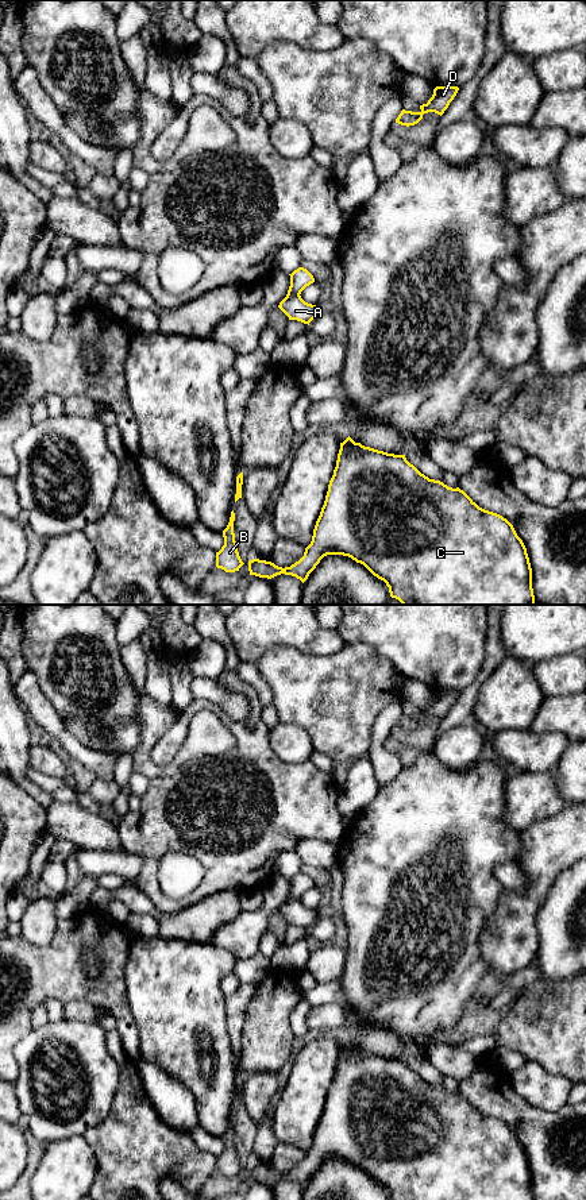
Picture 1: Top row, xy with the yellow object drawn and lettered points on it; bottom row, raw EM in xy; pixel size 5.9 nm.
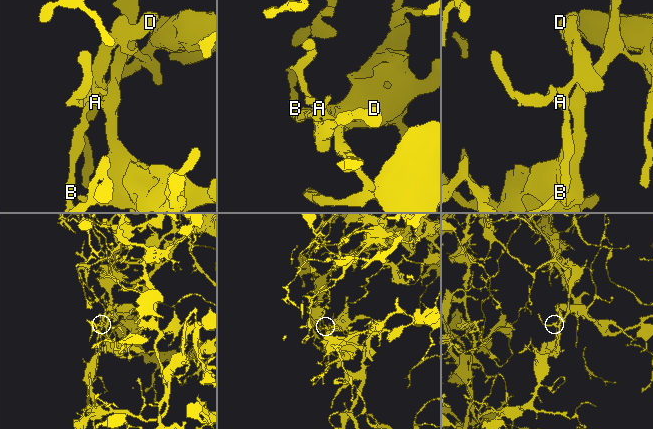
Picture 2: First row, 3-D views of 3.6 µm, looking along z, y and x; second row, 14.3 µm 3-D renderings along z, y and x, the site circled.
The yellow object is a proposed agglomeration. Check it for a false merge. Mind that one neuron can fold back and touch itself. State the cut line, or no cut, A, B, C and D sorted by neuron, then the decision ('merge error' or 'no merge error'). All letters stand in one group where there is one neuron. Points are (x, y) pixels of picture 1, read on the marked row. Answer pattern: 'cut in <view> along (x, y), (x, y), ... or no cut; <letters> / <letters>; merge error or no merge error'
cut in xy along (288, 293), (299, 296); A C / B D; merge error

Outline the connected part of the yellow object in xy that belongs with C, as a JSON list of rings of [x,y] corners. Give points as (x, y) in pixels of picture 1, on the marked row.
[[[350,436],[340,443],[336,467],[324,505],[304,556],[290,567],[252,559],[250,575],[271,579],[285,574],[302,583],[327,555],[348,556],[383,580],[402,605],[535,605],[532,568],[527,548],[502,516],[479,508],[463,490],[429,479],[405,455],[365,447]]]

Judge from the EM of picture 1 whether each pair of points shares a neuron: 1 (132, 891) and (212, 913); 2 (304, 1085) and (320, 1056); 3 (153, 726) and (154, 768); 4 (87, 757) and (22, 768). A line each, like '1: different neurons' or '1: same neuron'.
1: same neuron
2: same neuron
3: same neuron
4: different neurons

